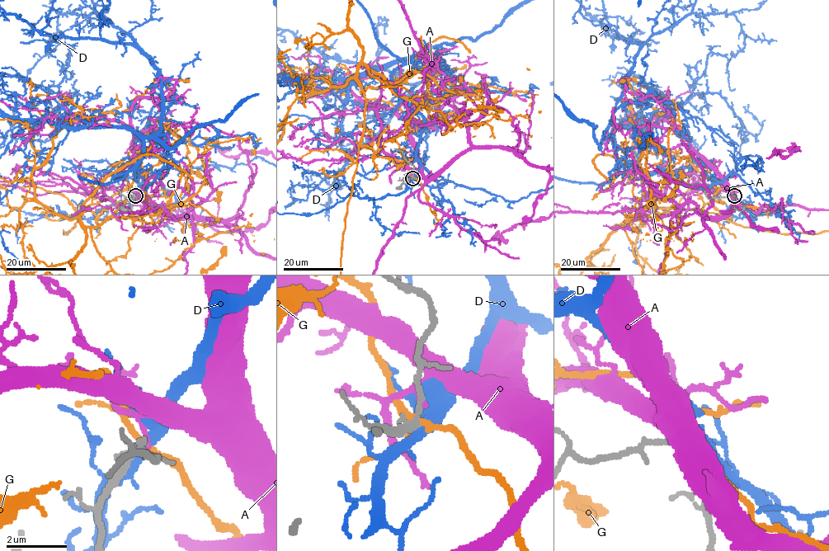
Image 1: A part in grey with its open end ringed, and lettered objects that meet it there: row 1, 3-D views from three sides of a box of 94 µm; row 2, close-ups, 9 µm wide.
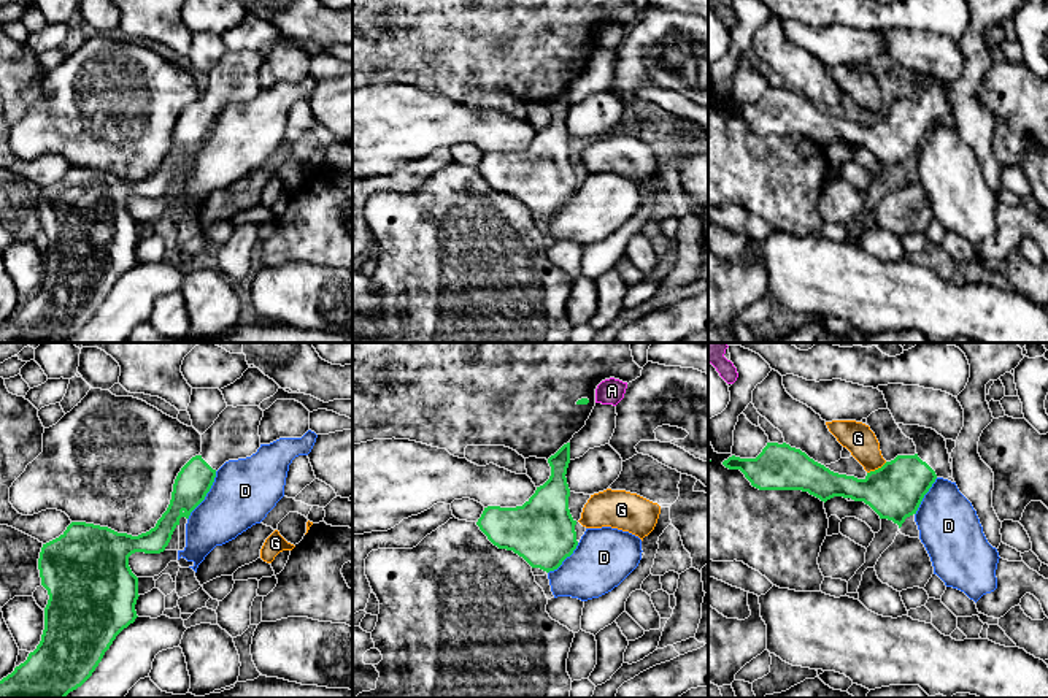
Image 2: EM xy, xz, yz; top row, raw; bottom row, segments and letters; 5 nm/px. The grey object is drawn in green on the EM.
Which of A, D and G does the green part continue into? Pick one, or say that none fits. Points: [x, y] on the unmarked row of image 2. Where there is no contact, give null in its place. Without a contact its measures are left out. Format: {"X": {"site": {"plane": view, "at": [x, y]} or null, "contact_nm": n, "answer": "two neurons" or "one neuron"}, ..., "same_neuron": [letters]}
{"A": {"site": null, "answer": "two neurons"}, "D": {"site": {"plane": "xy", "at": [205, 140]}, "contact_nm": 280, "answer": "two neurons"}, "G": {"site": {"plane": "yz", "at": [878, 113]}, "contact_nm": 120, "answer": "two neurons"}, "same_neuron": []}

